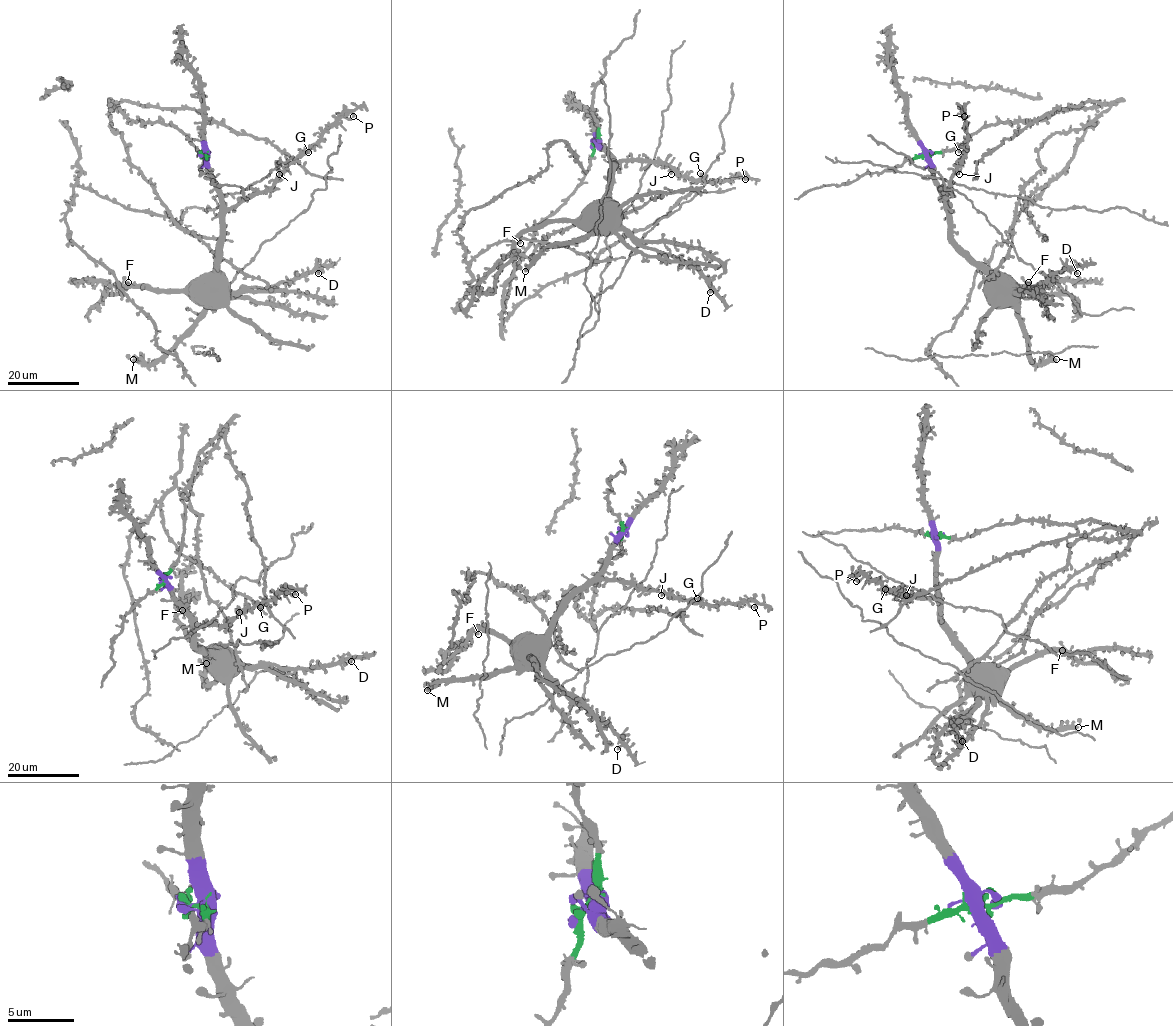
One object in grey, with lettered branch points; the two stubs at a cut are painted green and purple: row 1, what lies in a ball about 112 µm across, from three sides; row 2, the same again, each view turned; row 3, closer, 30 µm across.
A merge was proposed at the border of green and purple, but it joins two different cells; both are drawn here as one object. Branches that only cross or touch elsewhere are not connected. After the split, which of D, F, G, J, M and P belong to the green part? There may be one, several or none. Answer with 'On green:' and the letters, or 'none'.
On green: none

